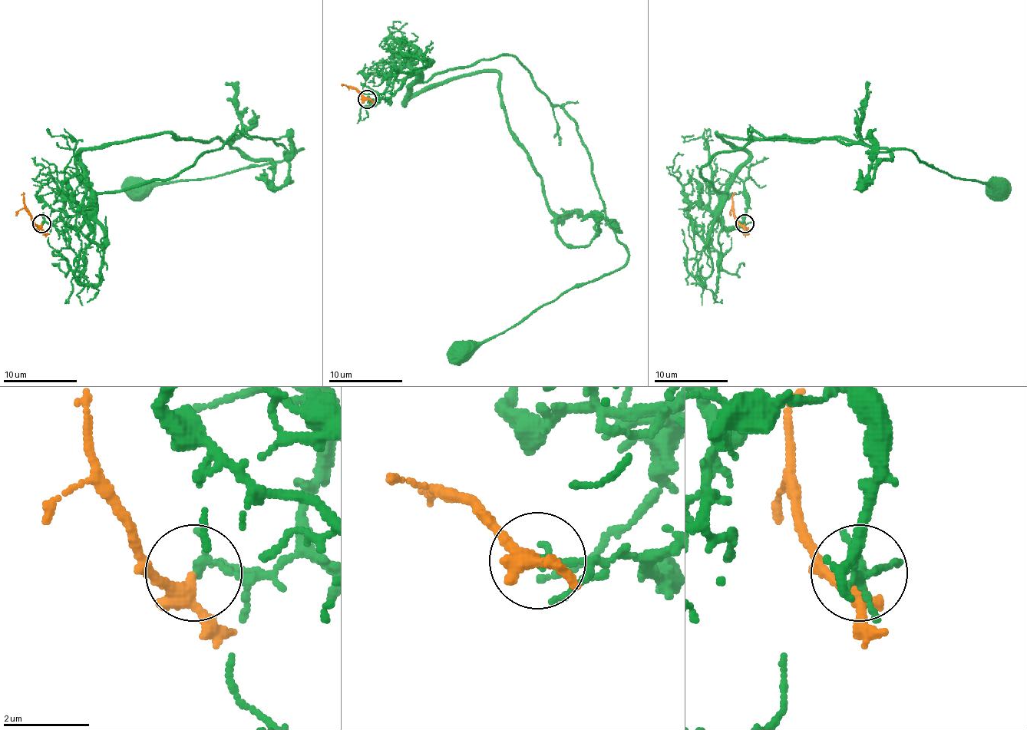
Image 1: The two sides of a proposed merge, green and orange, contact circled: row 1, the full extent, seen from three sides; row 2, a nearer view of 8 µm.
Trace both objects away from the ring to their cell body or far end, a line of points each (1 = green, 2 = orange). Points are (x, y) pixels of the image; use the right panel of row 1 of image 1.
1: (744, 223), (726, 229), (718, 214), (726, 193), (700, 170), (754, 130), (906, 149), (992, 189)
2: (744, 223), (741, 225), (734, 214), (731, 203), (735, 192)

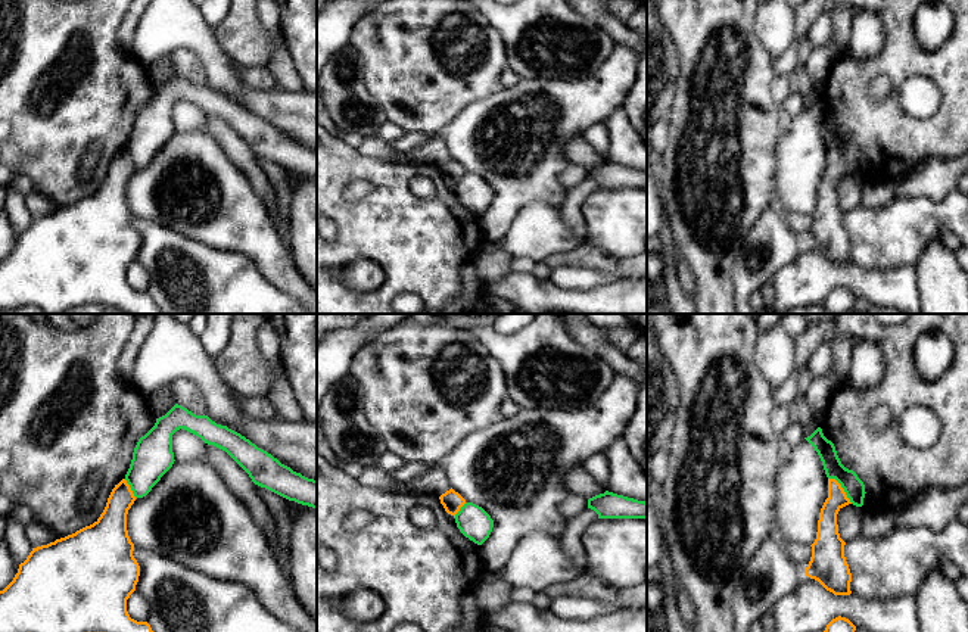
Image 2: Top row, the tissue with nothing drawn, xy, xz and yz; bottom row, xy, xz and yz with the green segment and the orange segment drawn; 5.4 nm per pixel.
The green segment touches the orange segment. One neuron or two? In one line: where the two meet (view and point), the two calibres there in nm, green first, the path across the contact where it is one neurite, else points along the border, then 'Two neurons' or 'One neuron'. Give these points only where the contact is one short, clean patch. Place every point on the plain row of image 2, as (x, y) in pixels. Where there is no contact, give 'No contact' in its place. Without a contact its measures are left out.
Touches green at yz (842, 156). Thickness 110 nm (green) against 110 nm. Boundary: yz (828, 148), (833, 148), (840, 155), (852, 173). Two neurons

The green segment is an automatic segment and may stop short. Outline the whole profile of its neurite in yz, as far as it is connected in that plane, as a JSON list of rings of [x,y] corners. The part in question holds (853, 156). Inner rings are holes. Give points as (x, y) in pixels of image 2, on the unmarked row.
[[[818,97],[810,106],[804,109],[818,122],[827,147],[835,149],[841,155],[853,175],[862,177],[866,164],[863,152],[853,140],[849,140],[841,134],[834,113],[824,106],[822,99]]]

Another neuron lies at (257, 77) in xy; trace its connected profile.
[[[237,65],[237,69],[242,81],[252,88],[268,90],[277,87],[276,78],[273,77],[268,66],[246,68]]]

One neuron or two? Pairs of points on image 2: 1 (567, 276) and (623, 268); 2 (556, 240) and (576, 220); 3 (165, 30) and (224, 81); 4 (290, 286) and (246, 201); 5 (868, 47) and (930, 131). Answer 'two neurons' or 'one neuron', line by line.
1: one neuron
2: two neurons
3: one neuron
4: one neuron
5: two neurons

